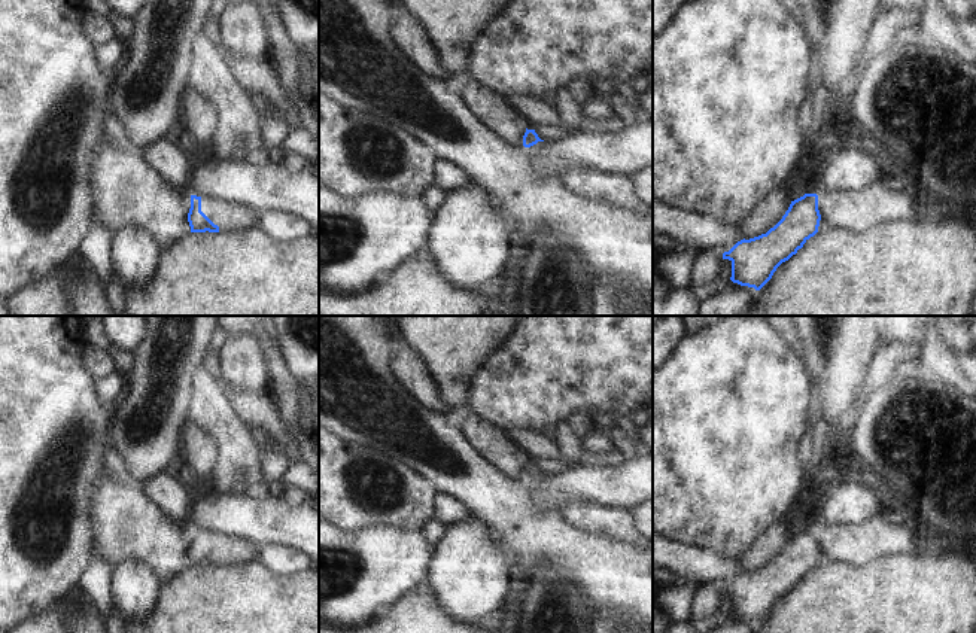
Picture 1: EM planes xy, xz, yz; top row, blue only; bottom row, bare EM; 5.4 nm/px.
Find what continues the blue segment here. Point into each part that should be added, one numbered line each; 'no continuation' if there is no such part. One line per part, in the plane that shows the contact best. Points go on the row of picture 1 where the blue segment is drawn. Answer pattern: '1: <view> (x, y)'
1: xy (228, 216)

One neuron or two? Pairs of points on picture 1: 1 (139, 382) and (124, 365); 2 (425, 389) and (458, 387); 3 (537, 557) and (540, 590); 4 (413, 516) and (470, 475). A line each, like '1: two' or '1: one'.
1: two
2: two
3: two
4: two

